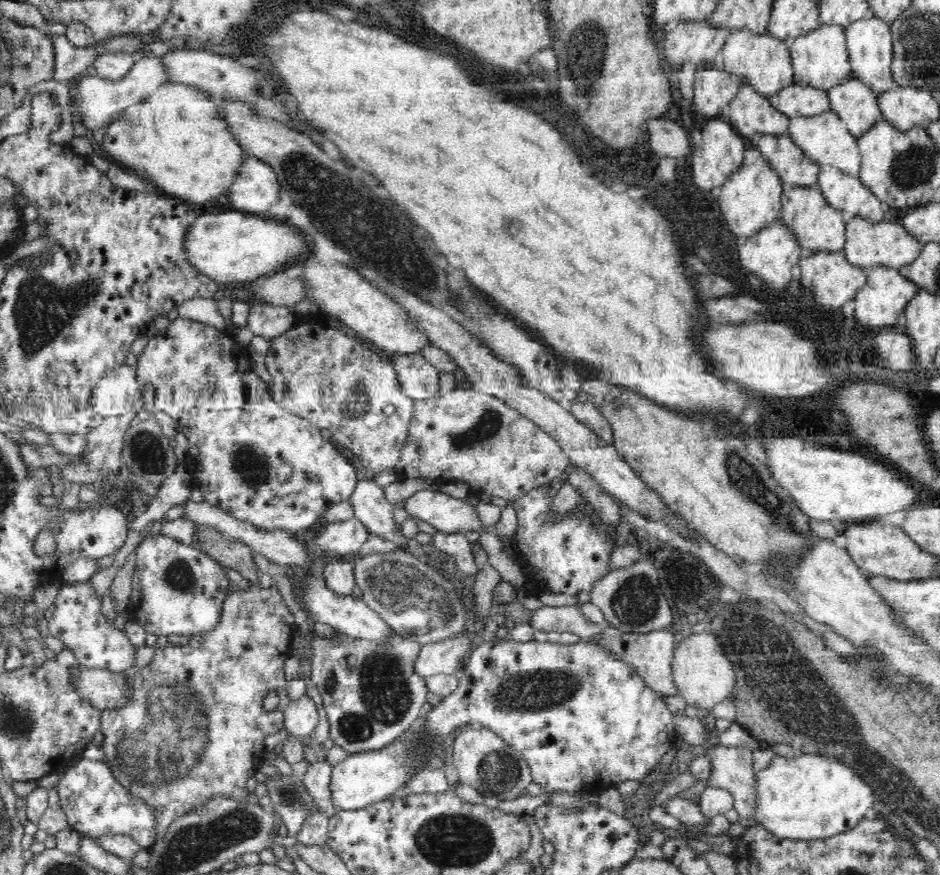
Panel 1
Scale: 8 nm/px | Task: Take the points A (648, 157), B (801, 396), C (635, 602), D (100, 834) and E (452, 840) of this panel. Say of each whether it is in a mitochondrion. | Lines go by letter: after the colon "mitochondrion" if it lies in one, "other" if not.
A: other
B: other
C: mitochondrion
D: other
E: mitochondrion

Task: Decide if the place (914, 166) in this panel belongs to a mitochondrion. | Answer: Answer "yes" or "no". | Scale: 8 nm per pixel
yes

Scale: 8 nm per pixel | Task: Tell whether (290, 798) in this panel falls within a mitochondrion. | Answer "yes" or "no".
yes

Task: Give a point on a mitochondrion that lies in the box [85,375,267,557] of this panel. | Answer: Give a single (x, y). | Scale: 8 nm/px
(147, 451)

